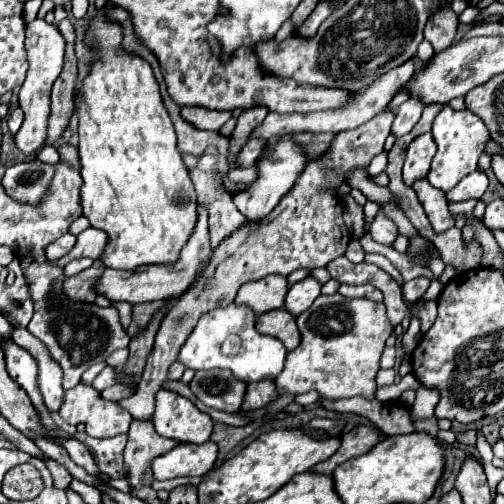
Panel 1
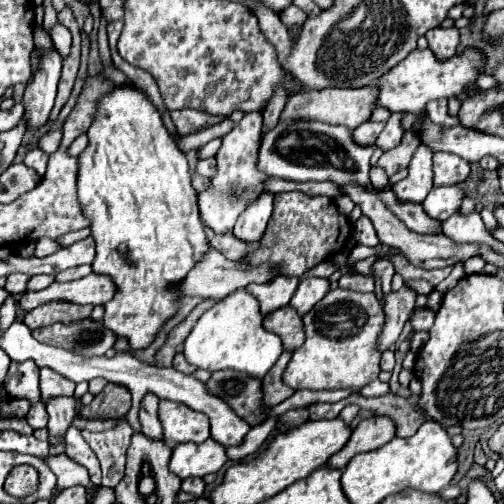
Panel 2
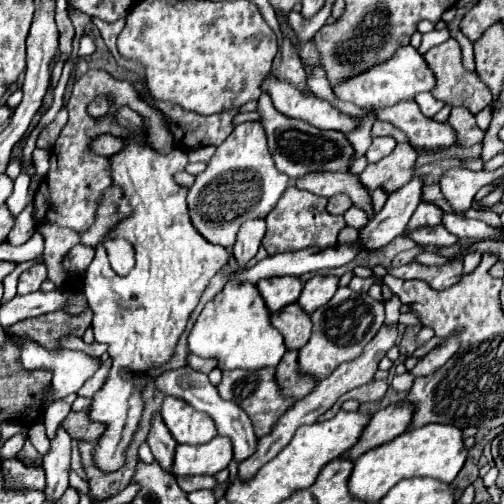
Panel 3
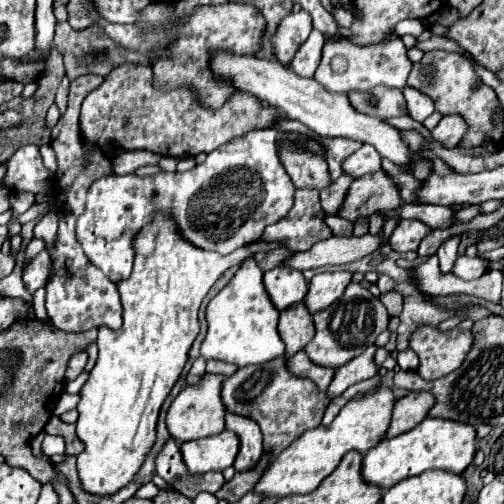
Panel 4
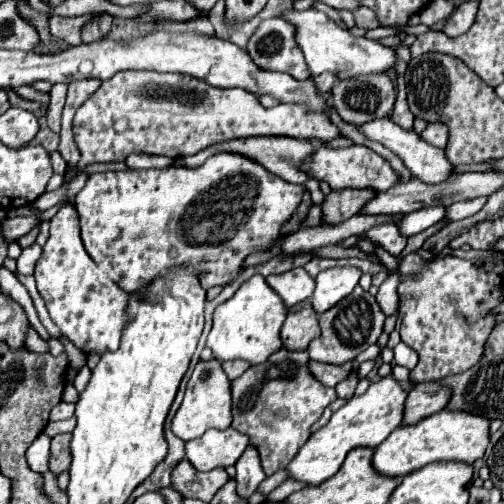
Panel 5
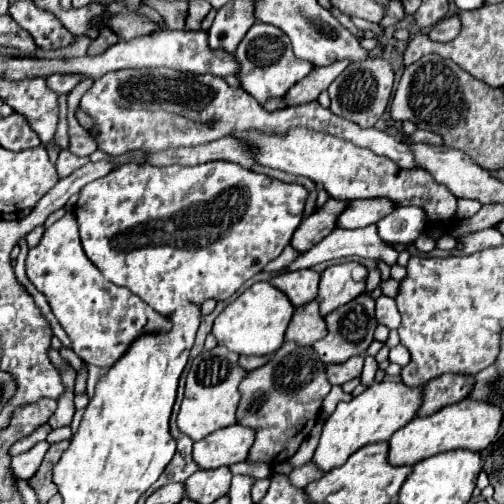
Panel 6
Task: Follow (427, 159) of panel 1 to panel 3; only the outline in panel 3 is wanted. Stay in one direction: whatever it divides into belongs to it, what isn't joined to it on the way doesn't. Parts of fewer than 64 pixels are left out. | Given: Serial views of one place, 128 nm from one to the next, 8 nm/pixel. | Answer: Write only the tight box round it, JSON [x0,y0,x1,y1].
[360,176,424,250]

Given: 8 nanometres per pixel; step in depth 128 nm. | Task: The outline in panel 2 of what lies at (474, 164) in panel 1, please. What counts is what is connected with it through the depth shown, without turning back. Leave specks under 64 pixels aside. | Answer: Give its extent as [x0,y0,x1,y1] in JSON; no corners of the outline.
[426,100,470,188]

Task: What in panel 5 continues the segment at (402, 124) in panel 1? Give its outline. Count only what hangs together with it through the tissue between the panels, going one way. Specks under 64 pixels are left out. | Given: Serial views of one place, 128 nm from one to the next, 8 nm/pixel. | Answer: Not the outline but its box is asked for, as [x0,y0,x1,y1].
[304,144,396,192]

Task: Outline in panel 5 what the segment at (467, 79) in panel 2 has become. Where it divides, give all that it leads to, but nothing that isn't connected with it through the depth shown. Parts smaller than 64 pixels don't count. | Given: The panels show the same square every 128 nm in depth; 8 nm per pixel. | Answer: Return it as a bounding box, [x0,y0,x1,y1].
[282,10,396,80]

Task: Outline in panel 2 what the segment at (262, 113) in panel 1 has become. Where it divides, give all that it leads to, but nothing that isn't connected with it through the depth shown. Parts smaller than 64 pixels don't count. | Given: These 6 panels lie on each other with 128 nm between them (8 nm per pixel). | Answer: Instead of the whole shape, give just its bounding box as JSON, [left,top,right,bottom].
[198,112,266,234]

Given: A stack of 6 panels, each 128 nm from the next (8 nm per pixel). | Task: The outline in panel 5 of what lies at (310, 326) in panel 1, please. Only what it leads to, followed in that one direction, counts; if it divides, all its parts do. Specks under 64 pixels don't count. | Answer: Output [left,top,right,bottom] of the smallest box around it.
[308,286,386,364]

